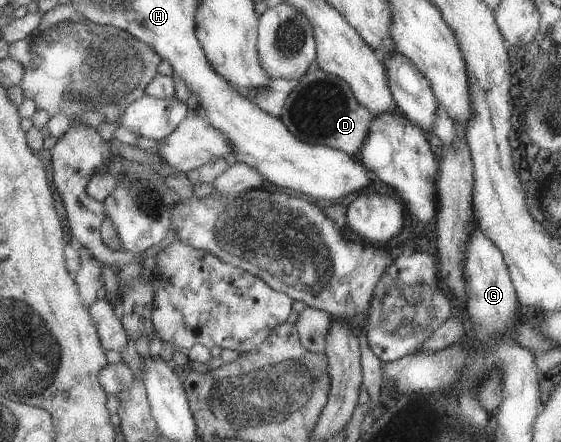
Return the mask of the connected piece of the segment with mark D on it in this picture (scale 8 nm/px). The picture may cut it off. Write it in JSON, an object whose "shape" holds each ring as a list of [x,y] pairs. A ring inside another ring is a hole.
{"shape":[[[317,67],[303,75],[298,85],[286,96],[280,118],[286,123],[286,127],[291,131],[291,134],[303,142],[328,146],[346,152],[348,155],[357,155],[363,144],[365,144],[367,136],[369,136],[374,115],[371,110],[358,101],[347,81]]]}

